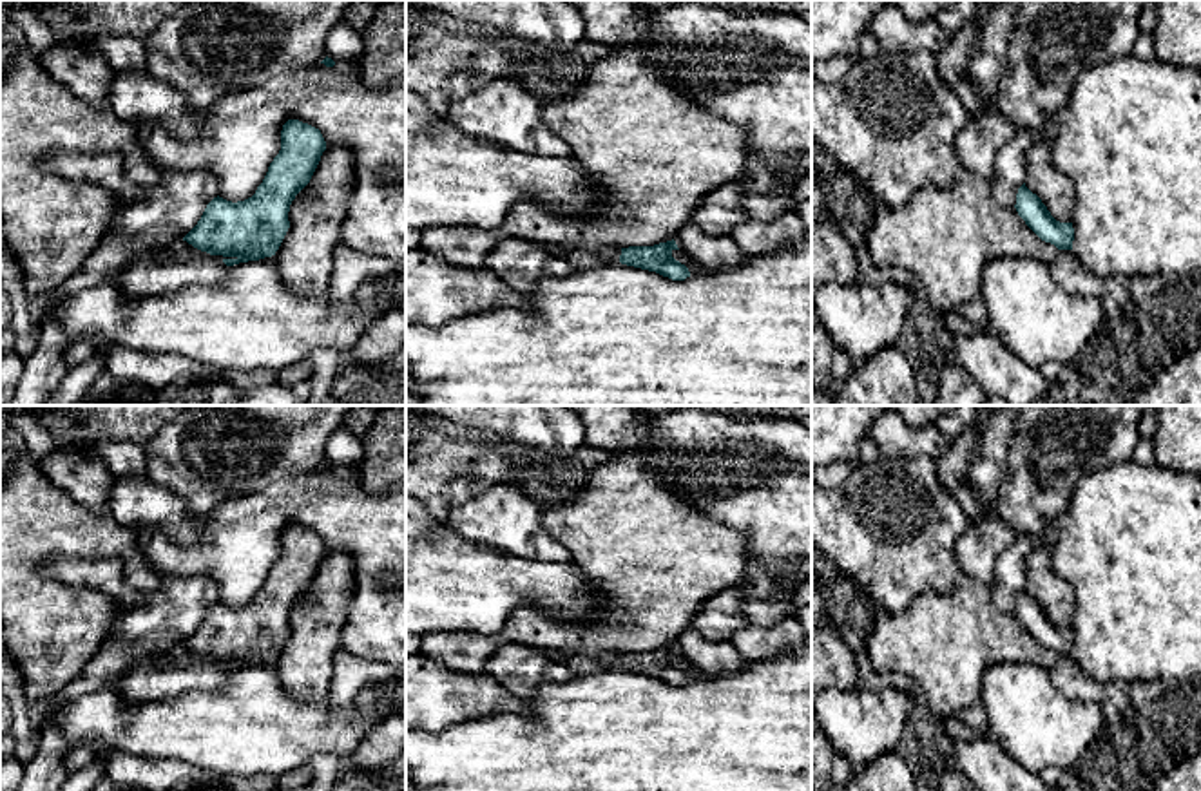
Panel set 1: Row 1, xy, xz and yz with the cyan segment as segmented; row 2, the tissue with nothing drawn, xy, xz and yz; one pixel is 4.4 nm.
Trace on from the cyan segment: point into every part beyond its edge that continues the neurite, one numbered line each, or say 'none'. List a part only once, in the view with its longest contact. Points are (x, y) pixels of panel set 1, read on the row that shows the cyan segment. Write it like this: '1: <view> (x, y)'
1: xz (582, 259)

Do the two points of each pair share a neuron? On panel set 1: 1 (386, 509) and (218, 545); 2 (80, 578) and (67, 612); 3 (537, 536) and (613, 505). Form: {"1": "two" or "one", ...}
{"1": "one", "2": "two", "3": "two"}

